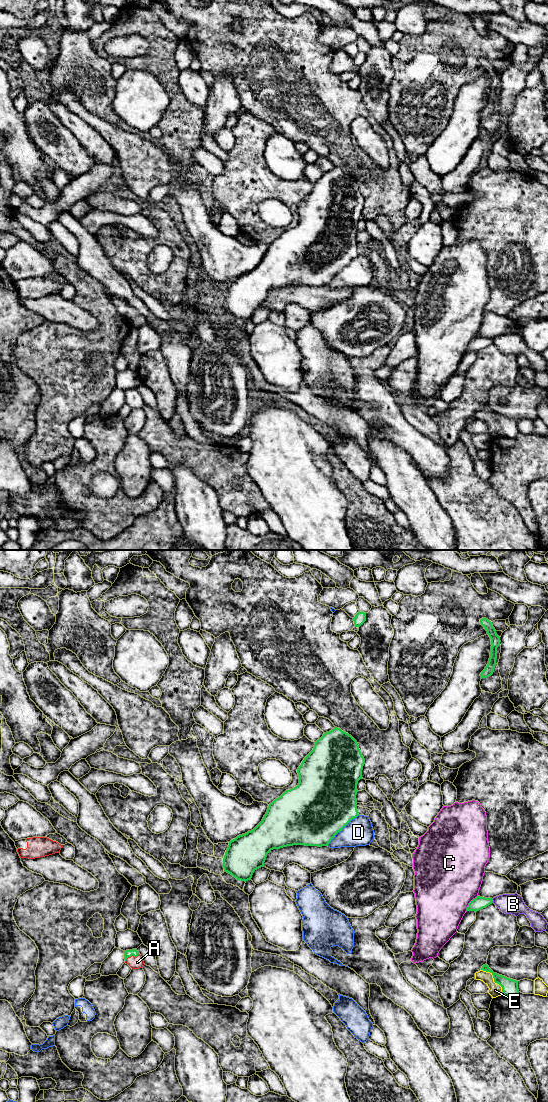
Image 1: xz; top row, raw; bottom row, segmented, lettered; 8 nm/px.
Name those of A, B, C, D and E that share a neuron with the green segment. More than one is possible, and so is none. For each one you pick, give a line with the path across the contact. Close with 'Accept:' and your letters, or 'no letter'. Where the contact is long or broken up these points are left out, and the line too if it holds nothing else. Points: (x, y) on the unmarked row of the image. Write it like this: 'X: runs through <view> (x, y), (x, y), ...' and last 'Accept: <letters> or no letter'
A: runs through xz (128, 393), (131, 395), (137, 402)
Accept: A

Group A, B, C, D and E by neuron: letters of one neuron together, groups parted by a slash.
A / B D / C / E

